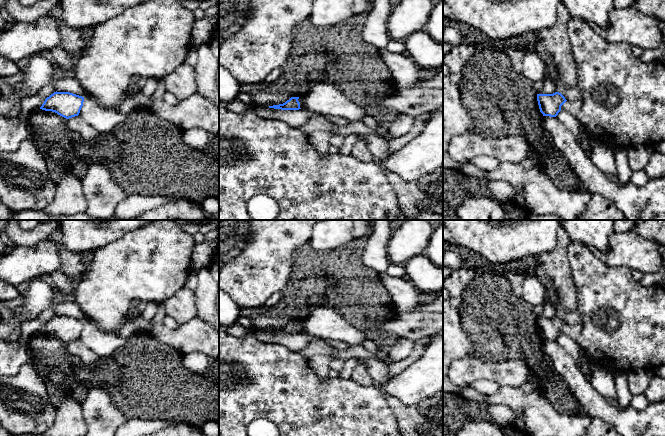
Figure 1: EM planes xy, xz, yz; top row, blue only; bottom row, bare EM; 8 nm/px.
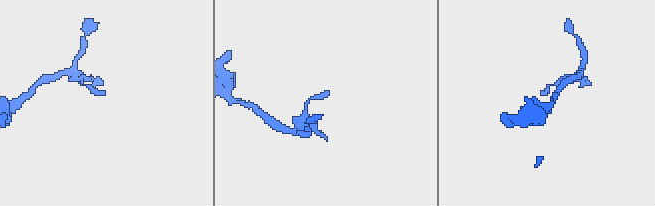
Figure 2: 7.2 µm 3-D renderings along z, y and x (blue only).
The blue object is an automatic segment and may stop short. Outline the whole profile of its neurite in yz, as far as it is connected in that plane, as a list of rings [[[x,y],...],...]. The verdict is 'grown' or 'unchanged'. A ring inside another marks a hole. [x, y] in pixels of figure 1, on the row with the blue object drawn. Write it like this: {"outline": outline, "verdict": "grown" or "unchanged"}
{"outline": [[[555,92],[553,94],[537,94],[537,101],[543,116],[556,117],[561,111],[561,106],[567,100],[561,93]]], "verdict": "unchanged"}

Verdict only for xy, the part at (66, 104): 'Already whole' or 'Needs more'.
Already whole

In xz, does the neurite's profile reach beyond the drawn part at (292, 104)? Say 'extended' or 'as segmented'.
as segmented

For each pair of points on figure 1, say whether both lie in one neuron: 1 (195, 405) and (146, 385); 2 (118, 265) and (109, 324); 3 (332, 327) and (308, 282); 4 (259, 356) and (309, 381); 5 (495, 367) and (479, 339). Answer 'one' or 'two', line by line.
1: one
2: one
3: two
4: one
5: two

